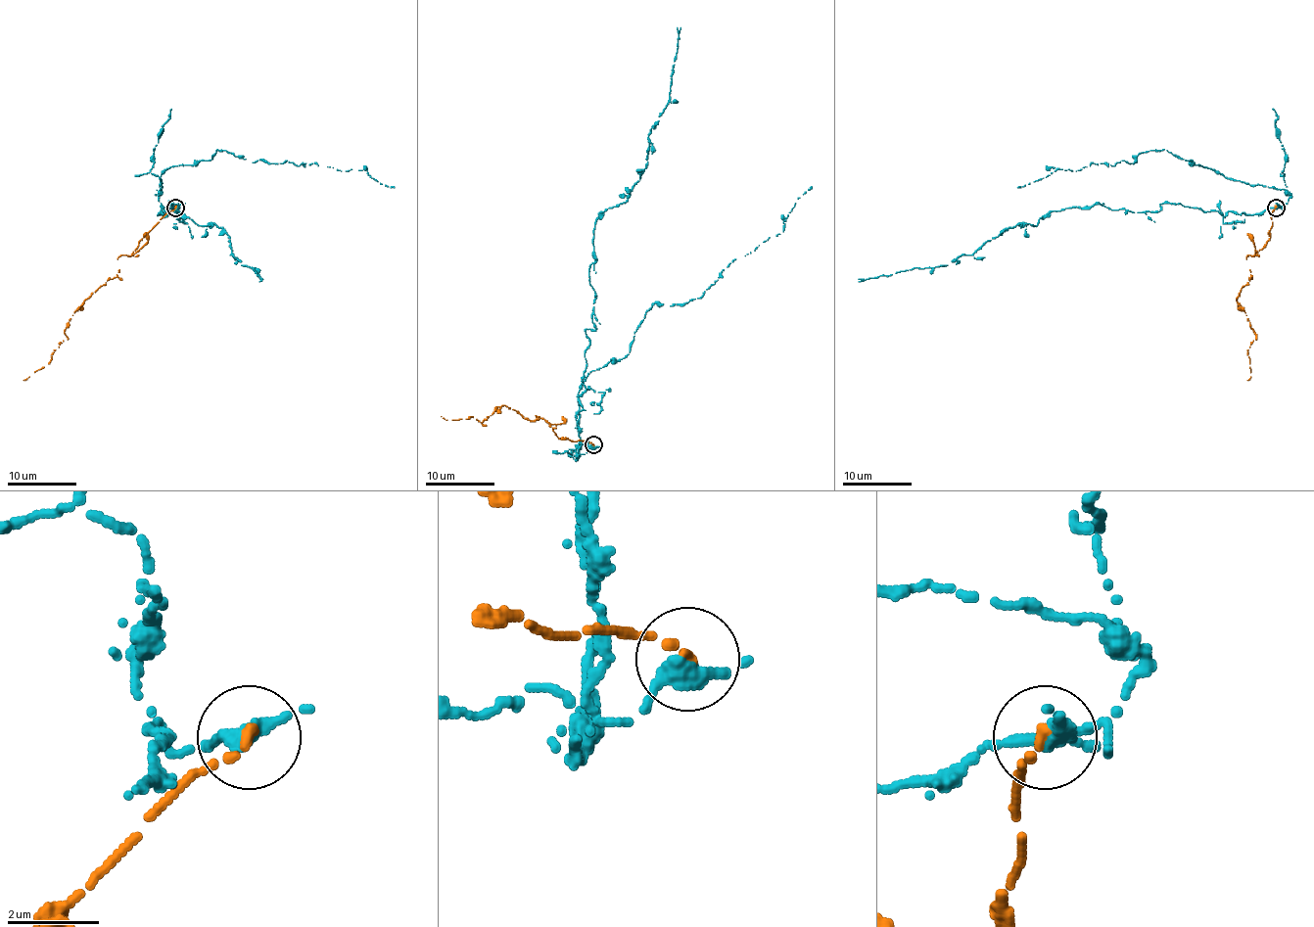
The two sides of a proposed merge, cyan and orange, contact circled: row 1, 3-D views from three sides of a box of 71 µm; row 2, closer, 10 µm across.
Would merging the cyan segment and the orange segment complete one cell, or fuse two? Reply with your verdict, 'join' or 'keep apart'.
keep apart

